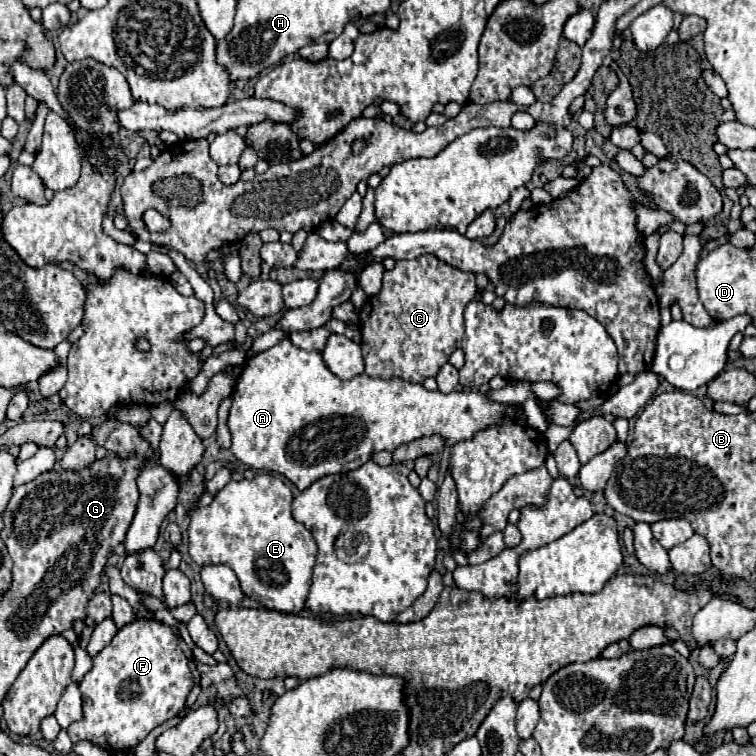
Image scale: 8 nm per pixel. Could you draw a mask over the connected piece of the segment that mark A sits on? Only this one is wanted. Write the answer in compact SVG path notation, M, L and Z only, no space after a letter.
M281 340L277 346L251 356L231 394L231 408L227 416L227 428L231 432L233 444L231 452L239 462L253 470L269 470L291 480L299 490L307 490L313 482L323 476L349 472L371 460L375 452L393 452L399 444L423 436L441 436L445 448L457 442L471 440L479 430L491 426L503 426L505 422L525 424L523 416L507 416L507 408L523 410L519 404L503 404L491 400L485 392L451 392L441 394L439 390L425 390L421 384L413 384L401 378L371 378L359 374L351 380L341 380L325 366L321 352L307 352L291 344L291 340Z

